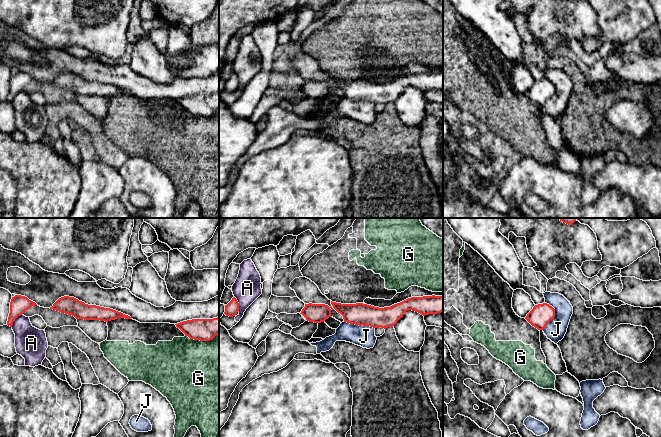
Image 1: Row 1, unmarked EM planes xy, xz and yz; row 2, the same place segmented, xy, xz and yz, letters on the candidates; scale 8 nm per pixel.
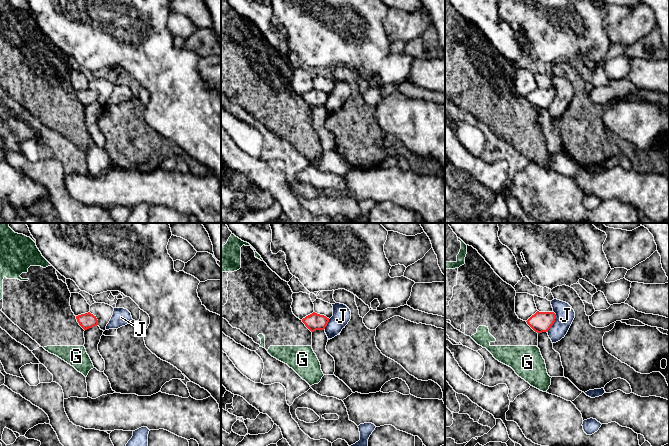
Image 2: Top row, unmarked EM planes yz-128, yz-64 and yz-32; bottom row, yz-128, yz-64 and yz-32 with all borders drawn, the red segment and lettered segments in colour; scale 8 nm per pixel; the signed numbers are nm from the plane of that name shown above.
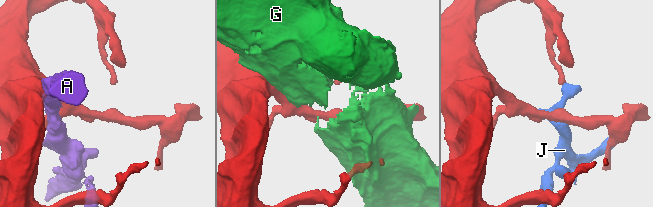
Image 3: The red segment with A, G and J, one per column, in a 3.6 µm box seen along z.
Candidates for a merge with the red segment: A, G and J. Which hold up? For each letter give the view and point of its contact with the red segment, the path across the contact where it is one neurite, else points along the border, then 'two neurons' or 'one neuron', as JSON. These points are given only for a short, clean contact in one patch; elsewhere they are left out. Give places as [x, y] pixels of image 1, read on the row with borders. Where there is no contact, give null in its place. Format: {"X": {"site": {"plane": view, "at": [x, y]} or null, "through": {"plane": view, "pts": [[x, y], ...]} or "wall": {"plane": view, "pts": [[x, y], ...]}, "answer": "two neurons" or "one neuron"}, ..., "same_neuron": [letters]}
{"A": {"site": {"plane": "xz", "at": [238, 304]}, "answer": "two neurons"}, "G": {"site": {"plane": "xy", "at": [201, 340]}, "answer": "two neurons"}, "J": {"site": {"plane": "yz", "at": [554, 315]}, "answer": "two neurons"}, "same_neuron": []}

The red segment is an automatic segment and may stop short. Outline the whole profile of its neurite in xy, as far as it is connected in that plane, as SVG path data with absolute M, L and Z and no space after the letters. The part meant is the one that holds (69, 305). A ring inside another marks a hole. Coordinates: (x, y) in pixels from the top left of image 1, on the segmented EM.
M64 296L59 298L50 309L74 316L76 319L105 321L108 326L107 341L135 341L144 342L146 345L156 345L158 341L172 341L174 337L188 336L190 339L210 341L219 334L219 317L213 319L192 319L177 324L170 323L140 323L130 316L110 308L88 305L74 297Z

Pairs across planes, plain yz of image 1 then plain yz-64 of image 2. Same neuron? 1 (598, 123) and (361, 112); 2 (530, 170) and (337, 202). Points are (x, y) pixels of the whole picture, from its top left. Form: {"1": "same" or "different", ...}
{"1": "same", "2": "same"}

